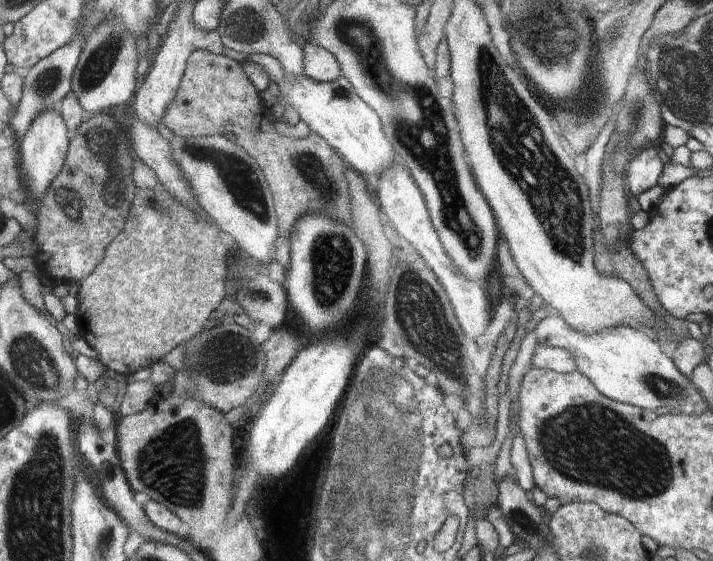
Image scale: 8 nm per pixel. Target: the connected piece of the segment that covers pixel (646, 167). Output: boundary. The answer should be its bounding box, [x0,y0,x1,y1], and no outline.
[626,146,664,196]

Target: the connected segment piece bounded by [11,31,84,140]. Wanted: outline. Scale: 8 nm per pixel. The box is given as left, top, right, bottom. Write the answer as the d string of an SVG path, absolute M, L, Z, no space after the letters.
M78 31L68 44L64 44L53 55L41 60L36 67L30 69L25 80L23 99L18 105L17 114L11 122L14 130L18 132L20 140L28 134L29 130L33 127L34 121L42 111L59 108L62 99L71 91L71 78L78 64L83 43L83 34Z

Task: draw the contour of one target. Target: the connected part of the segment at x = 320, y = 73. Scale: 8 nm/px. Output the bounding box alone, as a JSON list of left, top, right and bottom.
[302,43,341,83]

